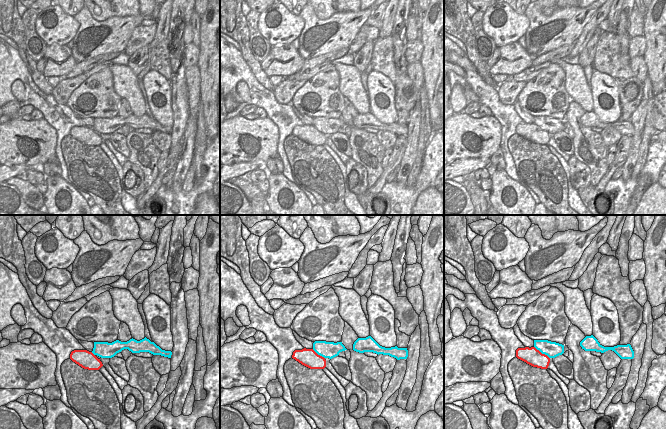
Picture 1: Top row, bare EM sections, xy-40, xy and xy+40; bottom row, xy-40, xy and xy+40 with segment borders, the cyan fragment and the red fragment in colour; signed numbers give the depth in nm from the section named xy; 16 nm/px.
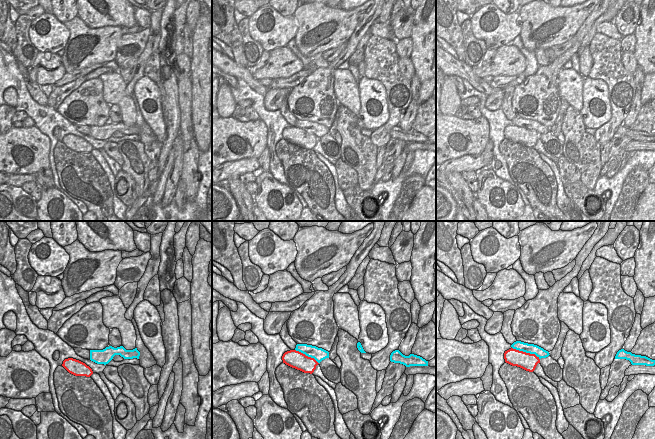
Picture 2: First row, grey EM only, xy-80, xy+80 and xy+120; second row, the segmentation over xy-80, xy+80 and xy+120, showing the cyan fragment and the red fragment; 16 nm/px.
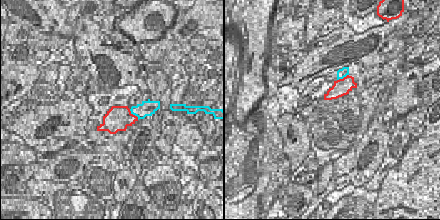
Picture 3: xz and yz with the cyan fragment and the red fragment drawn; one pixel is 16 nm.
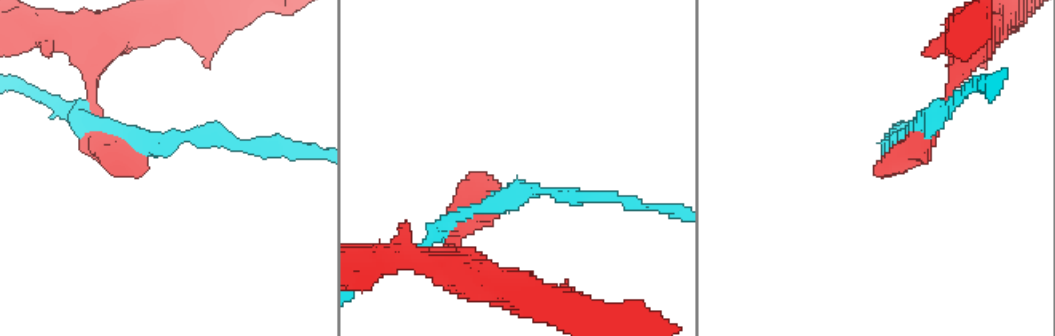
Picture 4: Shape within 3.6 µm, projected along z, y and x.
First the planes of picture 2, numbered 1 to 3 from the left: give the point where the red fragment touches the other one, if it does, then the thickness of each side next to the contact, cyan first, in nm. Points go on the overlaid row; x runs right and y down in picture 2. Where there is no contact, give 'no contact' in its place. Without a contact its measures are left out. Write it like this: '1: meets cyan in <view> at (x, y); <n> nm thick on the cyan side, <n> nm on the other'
1: no contact
2: meets cyan in xy+80 at (307, 355); 220 nm thick on the cyan side, 280 nm on the other
3: meets cyan in xy+120 at (526, 352); 160 nm thick on the cyan side, 280 nm on the other

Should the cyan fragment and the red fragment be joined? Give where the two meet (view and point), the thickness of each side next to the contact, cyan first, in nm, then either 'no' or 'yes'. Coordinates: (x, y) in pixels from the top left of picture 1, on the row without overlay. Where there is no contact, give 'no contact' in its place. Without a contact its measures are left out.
xy+40 (542, 129) | 260/280 nm | no

